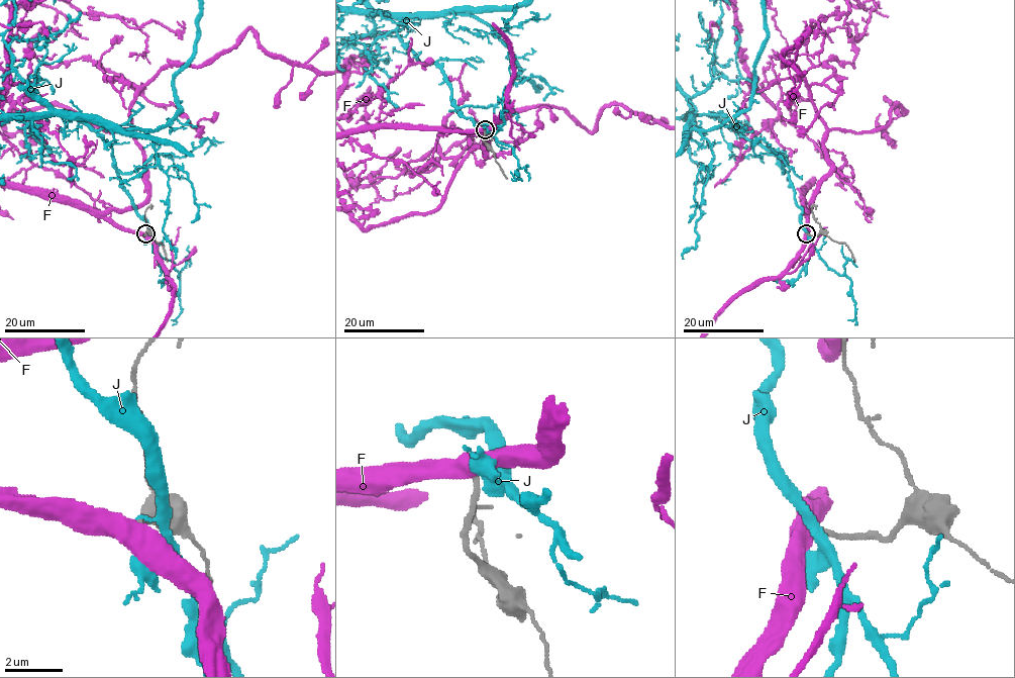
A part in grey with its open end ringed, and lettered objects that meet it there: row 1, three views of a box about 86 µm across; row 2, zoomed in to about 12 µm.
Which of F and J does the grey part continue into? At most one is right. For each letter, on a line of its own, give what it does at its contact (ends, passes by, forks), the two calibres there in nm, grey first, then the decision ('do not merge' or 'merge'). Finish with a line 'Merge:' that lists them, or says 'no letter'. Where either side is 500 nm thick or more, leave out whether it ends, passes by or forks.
F: calibres 190 and 600 nm; do not merge
J: it passes by; calibres 180 and 120 nm; do not merge
Merge: no letter

